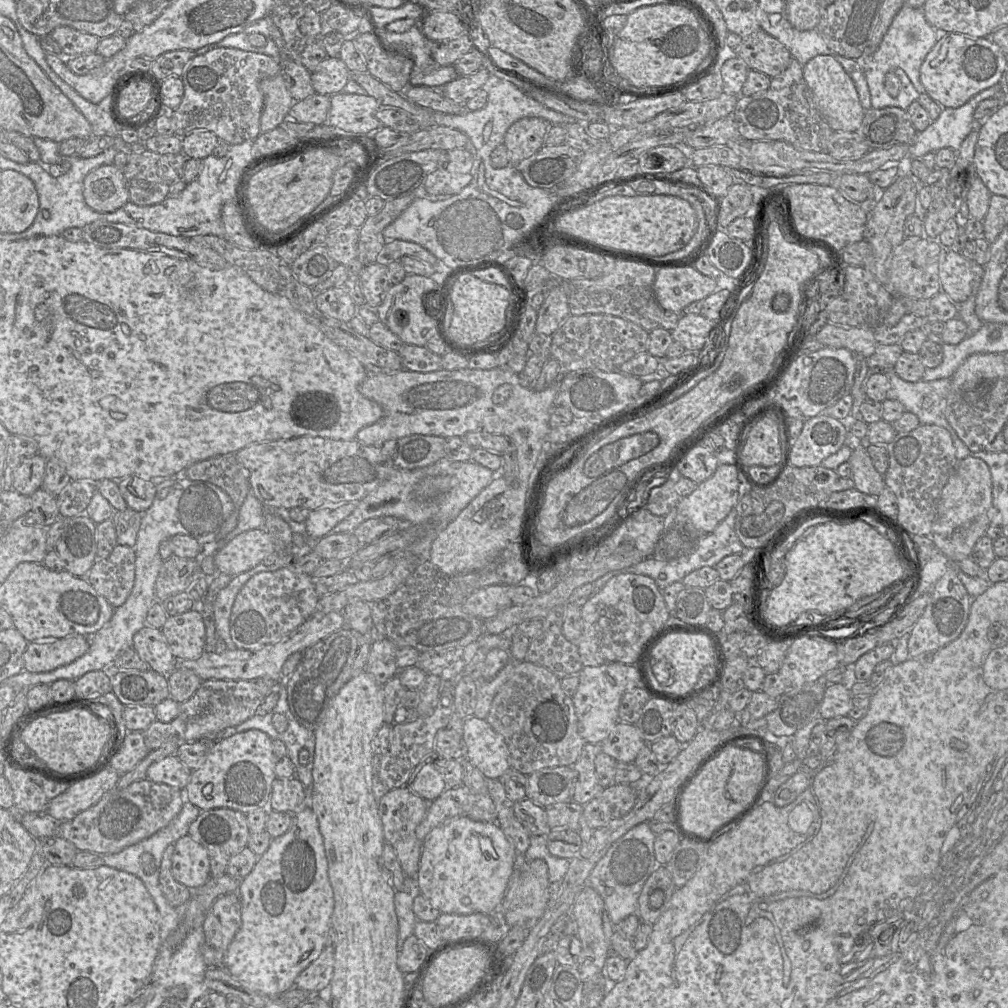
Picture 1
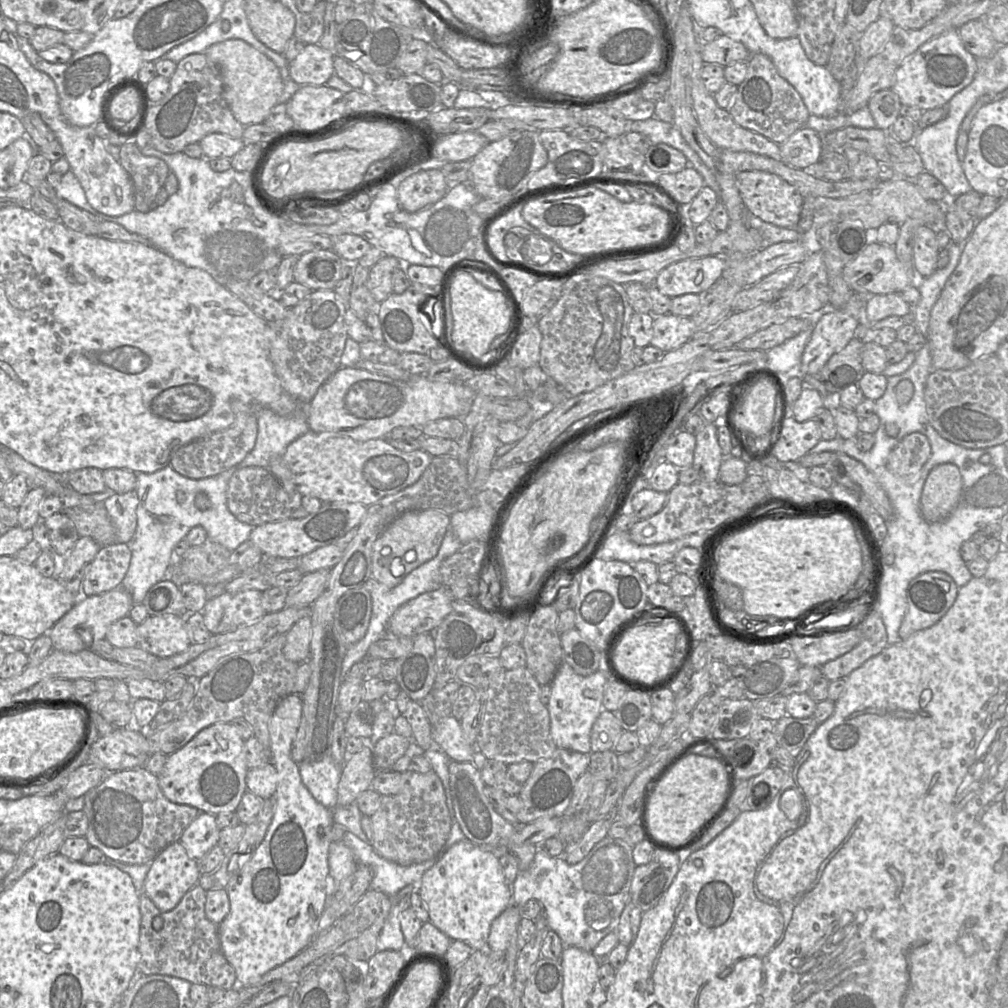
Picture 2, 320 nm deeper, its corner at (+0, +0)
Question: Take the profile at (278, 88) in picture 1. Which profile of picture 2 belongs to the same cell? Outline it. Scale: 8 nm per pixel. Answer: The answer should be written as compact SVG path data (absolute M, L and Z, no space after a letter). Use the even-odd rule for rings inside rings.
M240 39L213 44L204 54L220 70L224 99L235 119L243 126L264 123L272 108L279 103L284 89L284 81L275 63Z

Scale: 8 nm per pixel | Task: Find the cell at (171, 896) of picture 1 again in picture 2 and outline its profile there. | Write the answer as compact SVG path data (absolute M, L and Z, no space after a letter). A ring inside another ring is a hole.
M196 884L174 909L161 911L146 894L140 895L139 975L169 975L224 990L237 987L235 970L221 949L218 925L206 916L206 896L207 891Z

